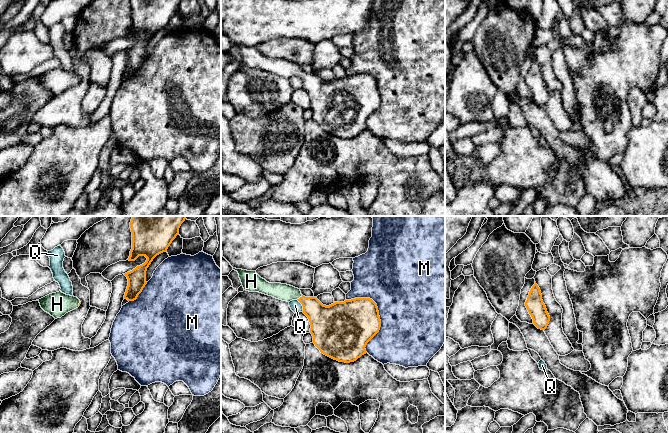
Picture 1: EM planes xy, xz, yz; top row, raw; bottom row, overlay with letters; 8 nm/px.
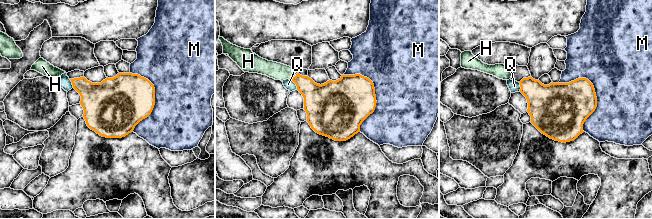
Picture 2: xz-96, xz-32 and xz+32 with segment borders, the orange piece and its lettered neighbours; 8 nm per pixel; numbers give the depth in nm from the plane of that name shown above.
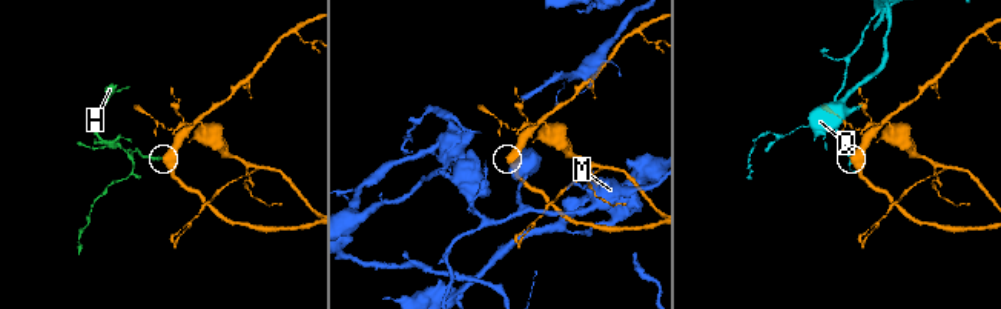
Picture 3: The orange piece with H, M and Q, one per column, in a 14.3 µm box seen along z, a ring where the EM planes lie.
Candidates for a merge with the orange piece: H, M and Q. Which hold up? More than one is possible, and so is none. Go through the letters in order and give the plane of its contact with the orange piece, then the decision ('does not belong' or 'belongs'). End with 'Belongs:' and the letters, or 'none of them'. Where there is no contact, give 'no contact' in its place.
H: xz | belongs
M: xz | does not belong
Q: xz | does not belong
Belongs: H

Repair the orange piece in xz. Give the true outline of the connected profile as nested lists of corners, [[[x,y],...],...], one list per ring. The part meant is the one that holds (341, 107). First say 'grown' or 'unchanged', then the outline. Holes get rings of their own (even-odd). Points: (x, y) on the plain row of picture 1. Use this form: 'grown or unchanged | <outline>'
grown | [[[233,44],[239,50],[244,66],[259,68],[276,75],[290,78],[298,76],[303,82],[303,89],[308,93],[313,112],[313,119],[324,131],[339,138],[350,139],[366,130],[367,119],[379,108],[381,96],[377,80],[370,74],[355,74],[344,78],[323,81],[316,73],[305,73],[300,65],[281,59],[269,59],[256,47]]]

